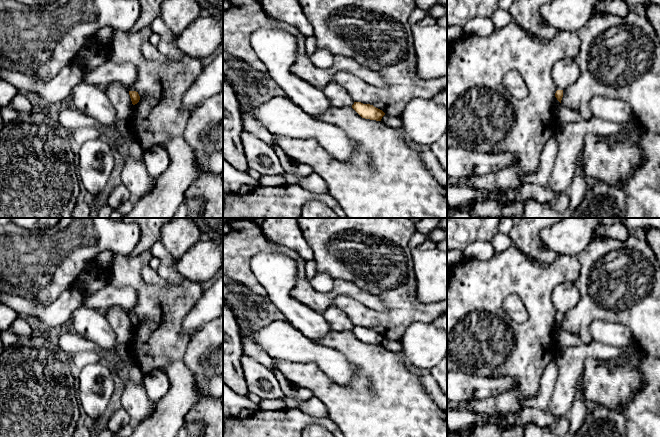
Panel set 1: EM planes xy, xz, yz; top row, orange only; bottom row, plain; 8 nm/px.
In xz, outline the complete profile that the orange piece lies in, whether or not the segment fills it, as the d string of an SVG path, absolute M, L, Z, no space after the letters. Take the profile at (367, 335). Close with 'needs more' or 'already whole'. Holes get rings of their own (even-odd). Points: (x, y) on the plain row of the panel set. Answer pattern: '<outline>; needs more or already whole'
M354 326L352 332L362 341L365 343L381 345L382 341L385 337L374 331L370 328L363 328L361 326Z; already whole

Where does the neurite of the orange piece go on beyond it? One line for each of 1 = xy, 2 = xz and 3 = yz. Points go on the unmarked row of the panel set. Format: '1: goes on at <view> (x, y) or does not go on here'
1: does not go on here
2: does not go on here
3: does not go on here

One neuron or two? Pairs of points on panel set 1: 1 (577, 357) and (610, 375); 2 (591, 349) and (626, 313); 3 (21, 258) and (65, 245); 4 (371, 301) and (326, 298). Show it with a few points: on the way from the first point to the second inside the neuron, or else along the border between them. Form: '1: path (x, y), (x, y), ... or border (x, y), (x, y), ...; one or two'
1: border (602, 358), (589, 357), (585, 361), (579, 385); two
2: border (593, 341), (583, 345); two
3: path (32, 258), (52, 258), (54, 256); one
4: path (360, 294), (353, 290), (337, 290); one

